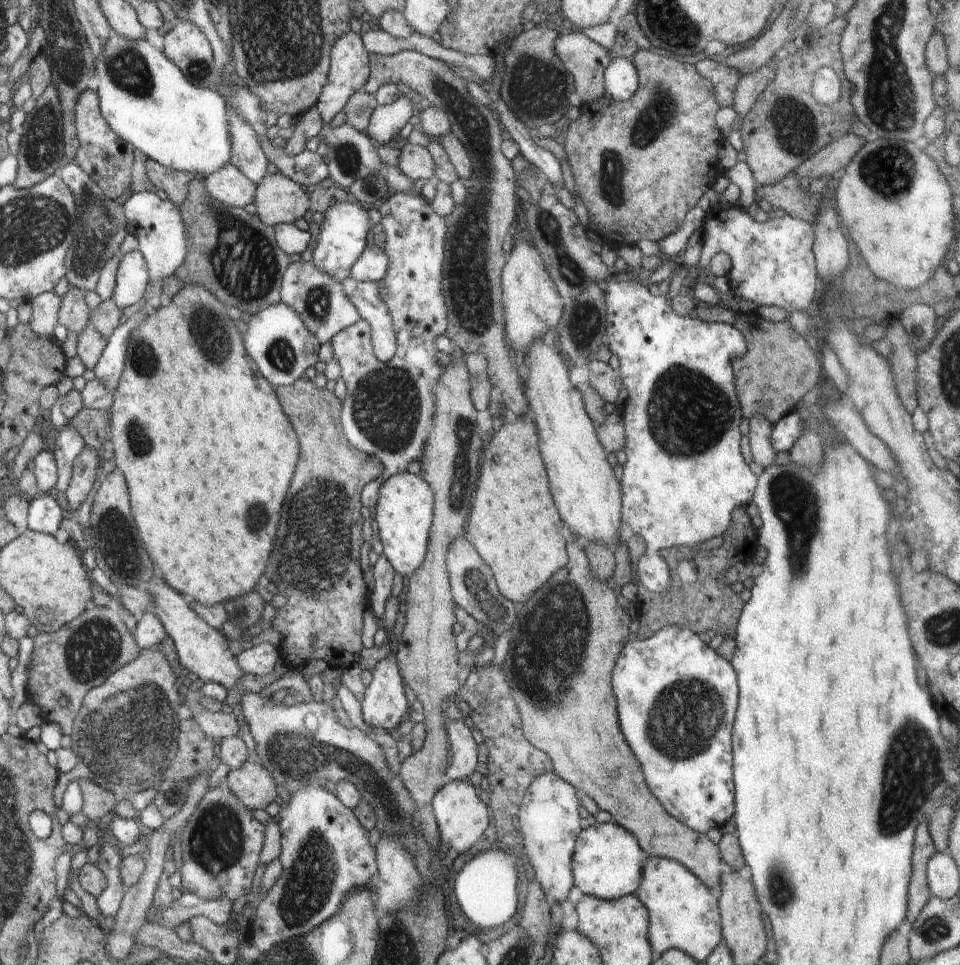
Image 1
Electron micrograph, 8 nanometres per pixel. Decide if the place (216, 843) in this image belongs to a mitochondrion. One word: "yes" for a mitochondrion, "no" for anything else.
yes

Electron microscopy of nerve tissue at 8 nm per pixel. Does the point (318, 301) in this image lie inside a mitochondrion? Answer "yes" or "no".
yes

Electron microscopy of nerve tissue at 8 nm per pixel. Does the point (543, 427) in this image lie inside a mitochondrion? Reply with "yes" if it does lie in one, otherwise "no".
no

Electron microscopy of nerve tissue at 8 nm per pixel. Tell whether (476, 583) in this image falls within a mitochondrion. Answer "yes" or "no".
yes

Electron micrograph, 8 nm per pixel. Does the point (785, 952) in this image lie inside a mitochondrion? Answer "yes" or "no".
no

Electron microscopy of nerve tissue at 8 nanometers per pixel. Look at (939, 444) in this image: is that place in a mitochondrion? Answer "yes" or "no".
no

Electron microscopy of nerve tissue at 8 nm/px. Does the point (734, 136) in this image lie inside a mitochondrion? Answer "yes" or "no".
no

